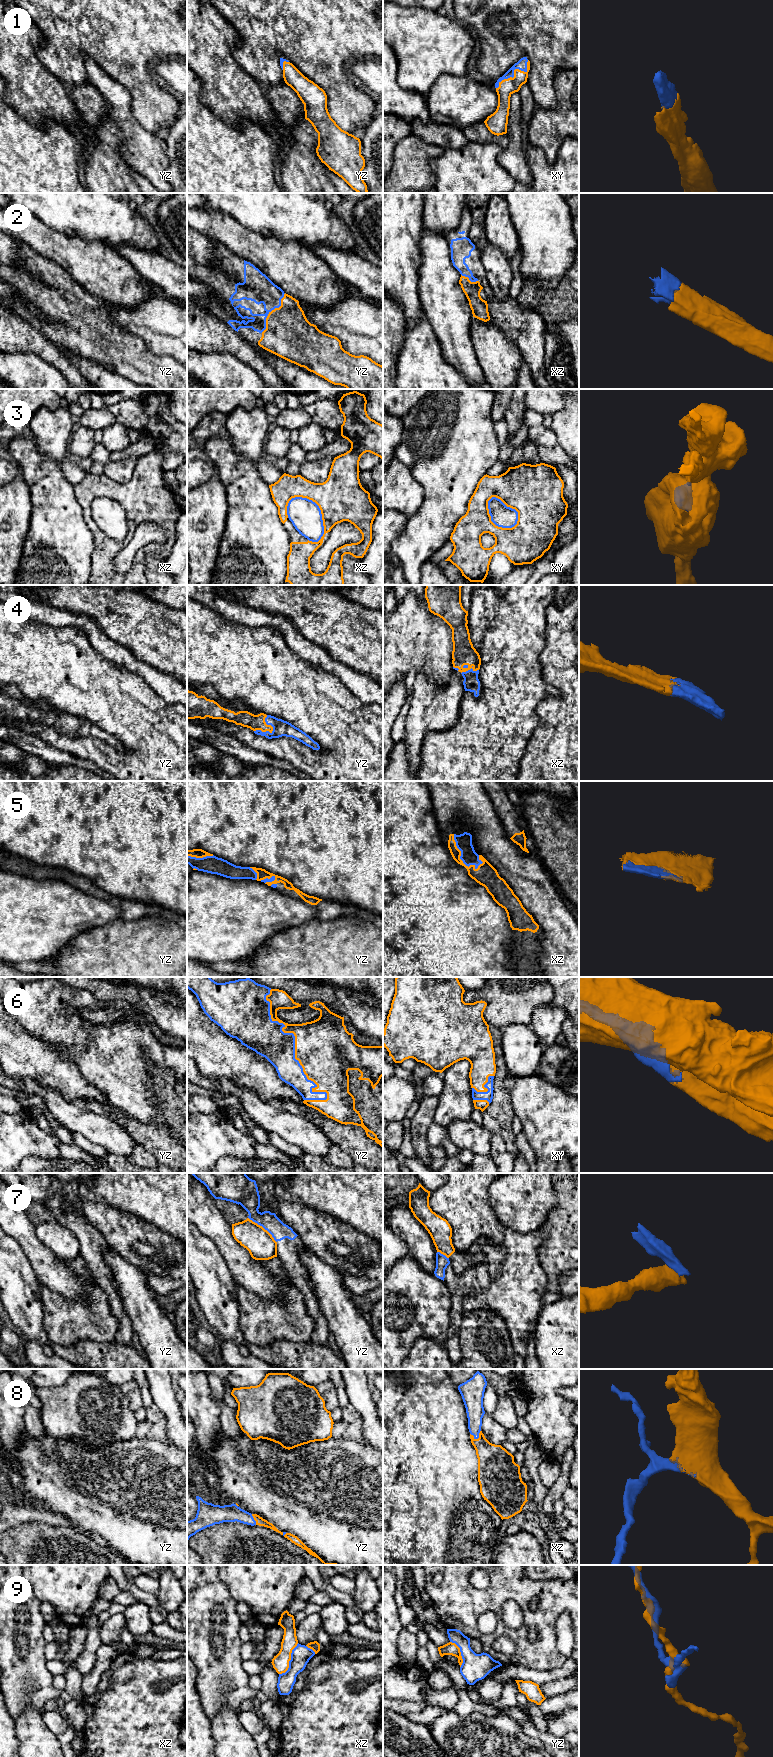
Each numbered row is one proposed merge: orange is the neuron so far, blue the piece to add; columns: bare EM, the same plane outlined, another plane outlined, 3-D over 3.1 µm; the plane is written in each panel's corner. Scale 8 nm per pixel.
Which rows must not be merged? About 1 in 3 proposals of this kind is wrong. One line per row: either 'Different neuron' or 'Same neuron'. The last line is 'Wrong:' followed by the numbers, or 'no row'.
1: Same neuron
2: Same neuron
3: Different neuron
4: Same neuron
5: Same neuron
6: Same neuron
7: Different neuron
8: Same neuron
9: Different neuron
Wrong: 3, 7, 9

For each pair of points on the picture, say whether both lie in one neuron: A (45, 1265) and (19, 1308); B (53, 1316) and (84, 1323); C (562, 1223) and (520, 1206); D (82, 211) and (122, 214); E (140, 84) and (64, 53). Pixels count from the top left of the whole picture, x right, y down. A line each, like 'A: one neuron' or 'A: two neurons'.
A: two neurons
B: one neuron
C: two neurons
D: one neuron
E: one neuron

